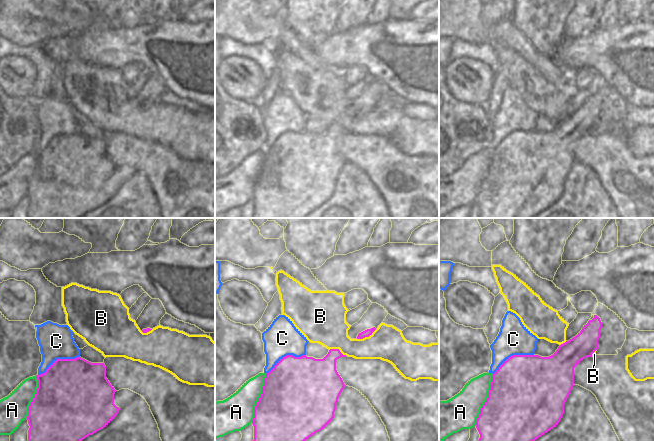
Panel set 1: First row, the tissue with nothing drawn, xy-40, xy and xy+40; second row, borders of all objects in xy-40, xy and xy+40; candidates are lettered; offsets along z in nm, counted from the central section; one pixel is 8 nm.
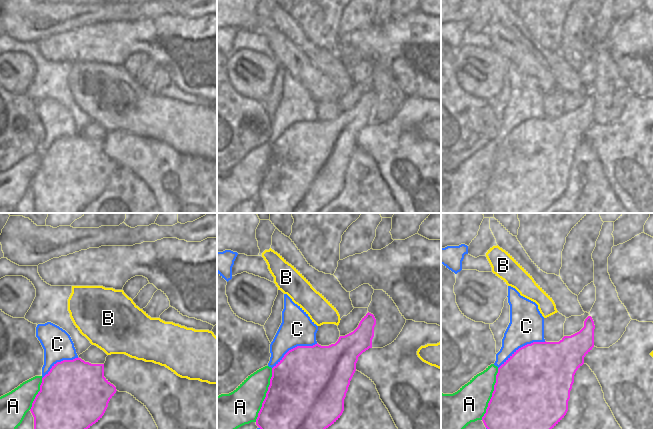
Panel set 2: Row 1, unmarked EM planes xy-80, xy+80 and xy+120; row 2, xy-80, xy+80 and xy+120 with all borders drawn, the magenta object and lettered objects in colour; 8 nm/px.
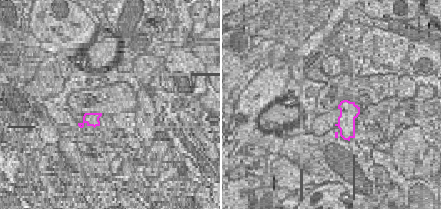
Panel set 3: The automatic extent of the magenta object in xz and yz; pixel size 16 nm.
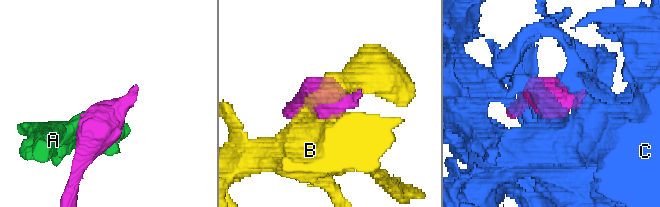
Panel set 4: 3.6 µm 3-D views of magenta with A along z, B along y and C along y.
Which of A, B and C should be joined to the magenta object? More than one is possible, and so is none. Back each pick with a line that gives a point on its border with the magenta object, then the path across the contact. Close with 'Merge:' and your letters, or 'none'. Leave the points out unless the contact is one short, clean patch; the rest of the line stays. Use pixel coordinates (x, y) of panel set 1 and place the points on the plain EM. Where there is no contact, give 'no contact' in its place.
Merge: none

